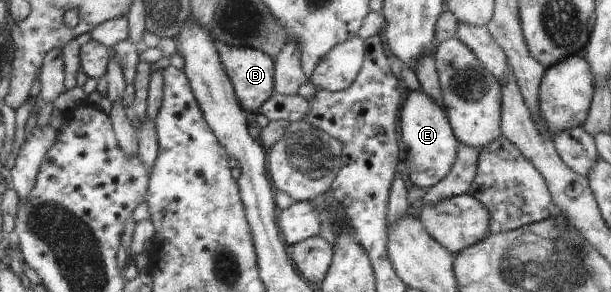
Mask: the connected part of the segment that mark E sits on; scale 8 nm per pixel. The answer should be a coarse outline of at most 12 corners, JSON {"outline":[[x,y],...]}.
{"outline":[[405,91],[404,163],[428,189],[448,176],[459,141],[444,110]]}

